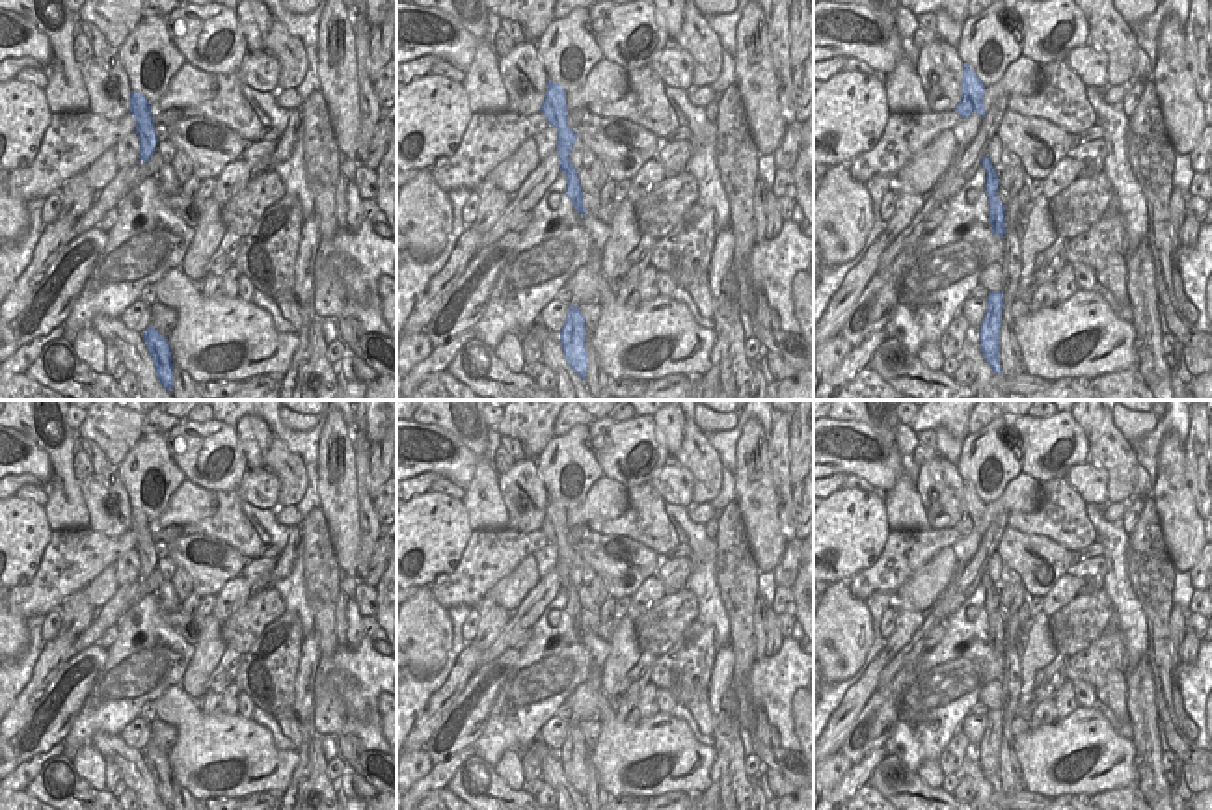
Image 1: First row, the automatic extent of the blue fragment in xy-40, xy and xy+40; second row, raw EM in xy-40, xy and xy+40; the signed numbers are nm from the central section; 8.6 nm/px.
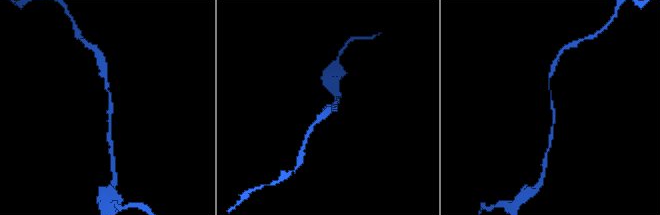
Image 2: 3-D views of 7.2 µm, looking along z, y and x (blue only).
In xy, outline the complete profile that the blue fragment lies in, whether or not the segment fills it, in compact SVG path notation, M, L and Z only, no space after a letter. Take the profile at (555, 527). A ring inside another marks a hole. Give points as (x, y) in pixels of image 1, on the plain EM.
M549 495L540 529L545 533L547 540L557 546L557 572L560 575L560 588L568 594L566 613L572 616L575 629L579 633L586 633L577 587L570 577L570 568L577 557L577 551L568 542L566 506L560 501L553 501Z

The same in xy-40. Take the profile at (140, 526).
M130 510L130 531L136 534L136 551L140 555L140 579L149 579L151 572L156 568L158 553L151 534L151 521L145 512Z

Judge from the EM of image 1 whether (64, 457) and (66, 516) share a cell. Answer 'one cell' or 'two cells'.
one cell

